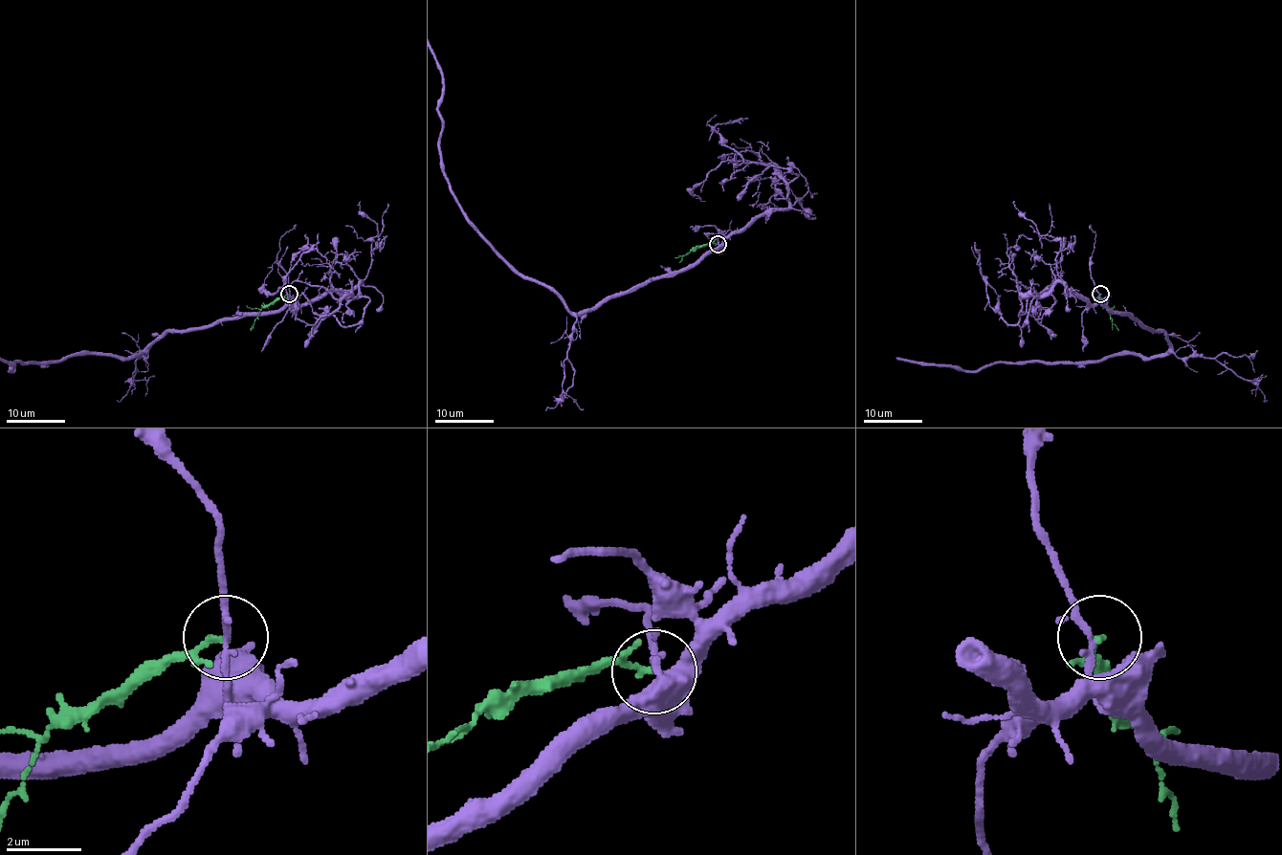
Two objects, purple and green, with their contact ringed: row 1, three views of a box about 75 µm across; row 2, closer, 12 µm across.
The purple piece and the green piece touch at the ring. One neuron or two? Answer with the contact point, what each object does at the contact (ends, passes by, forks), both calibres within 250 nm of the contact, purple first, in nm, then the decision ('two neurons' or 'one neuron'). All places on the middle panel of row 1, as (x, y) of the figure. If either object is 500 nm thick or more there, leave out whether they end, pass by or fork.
place (718, 244); purple passes by; green ends; calibres 160 and 140 nm; two neurons

